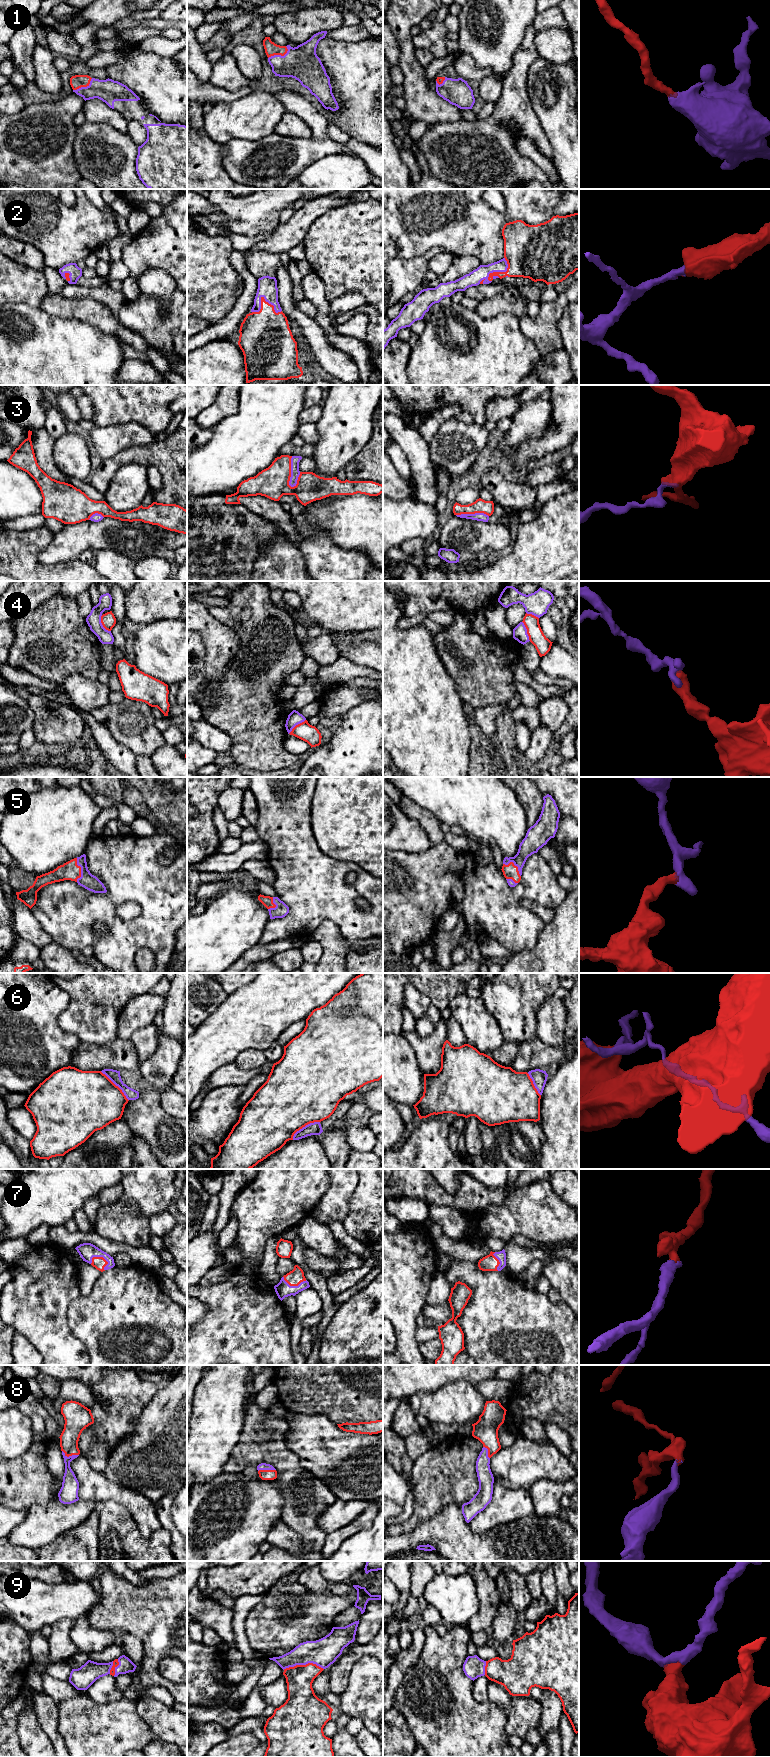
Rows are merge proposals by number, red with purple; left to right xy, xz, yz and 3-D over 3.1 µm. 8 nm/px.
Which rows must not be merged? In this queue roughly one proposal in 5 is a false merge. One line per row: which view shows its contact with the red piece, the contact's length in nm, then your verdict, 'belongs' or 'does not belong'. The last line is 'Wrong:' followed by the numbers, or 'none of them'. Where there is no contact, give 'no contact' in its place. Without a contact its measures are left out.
1: meets red in xz; contact 180 nm long; belongs
2: meets red in xz; contact 240 nm long; belongs
3: meets red in xz; contact 260 nm long; does not belong
4: meets red in xy; contact 150 nm long; does not belong
5: meets red in xy; contact 190 nm long; belongs
6: meets red in xy; contact 340 nm long; does not belong
7: meets red in xy; contact 150 nm long; belongs
8: meets red in xy; contact 140 nm long; belongs
9: meets red in xz; contact 320 nm long; belongs
Wrong: 3, 4, 6

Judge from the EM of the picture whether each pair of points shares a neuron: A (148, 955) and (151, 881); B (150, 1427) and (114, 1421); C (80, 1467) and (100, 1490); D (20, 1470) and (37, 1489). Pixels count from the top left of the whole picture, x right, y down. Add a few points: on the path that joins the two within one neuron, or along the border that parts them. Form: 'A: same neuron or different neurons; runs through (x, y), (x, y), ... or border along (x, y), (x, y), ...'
A: different neurons; border along (134, 955), (140, 948), (148, 948), (155, 962)
B: different neurons; border along (148, 1404), (135, 1420), (134, 1431), (120, 1442)
C: same neuron; runs through (85, 1473), (96, 1484)
D: same neuron; runs through (23, 1475), (32, 1484)

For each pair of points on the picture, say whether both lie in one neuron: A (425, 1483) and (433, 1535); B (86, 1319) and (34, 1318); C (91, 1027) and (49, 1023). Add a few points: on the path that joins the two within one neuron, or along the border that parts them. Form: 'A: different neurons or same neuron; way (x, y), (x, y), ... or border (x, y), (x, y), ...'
A: different neurons; border (450, 1504), (447, 1504), (423, 1520), (411, 1531)
B: different neurons; border (76, 1297), (68, 1307), (67, 1324), (79, 1340)
C: different neurons; border (68, 1003), (59, 1016), (58, 1024), (78, 1037)

